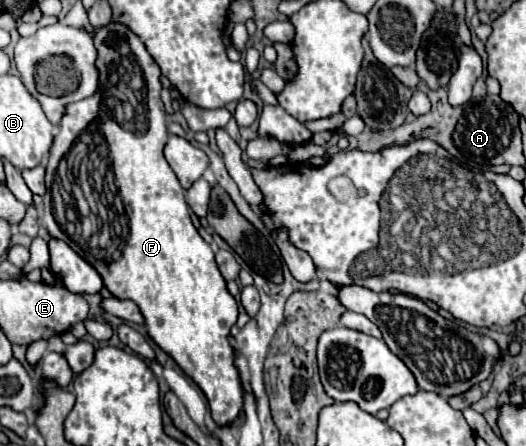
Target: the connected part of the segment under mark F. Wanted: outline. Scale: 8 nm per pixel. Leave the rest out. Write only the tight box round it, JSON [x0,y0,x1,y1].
[42,23,246,427]

